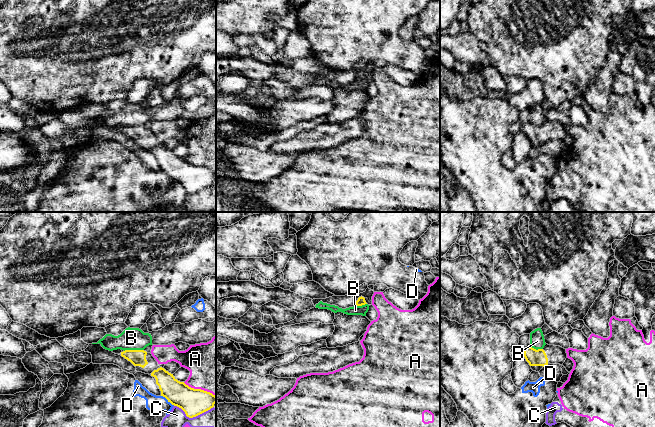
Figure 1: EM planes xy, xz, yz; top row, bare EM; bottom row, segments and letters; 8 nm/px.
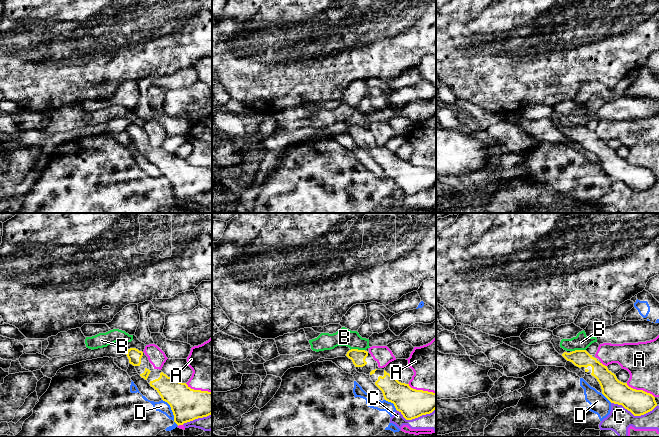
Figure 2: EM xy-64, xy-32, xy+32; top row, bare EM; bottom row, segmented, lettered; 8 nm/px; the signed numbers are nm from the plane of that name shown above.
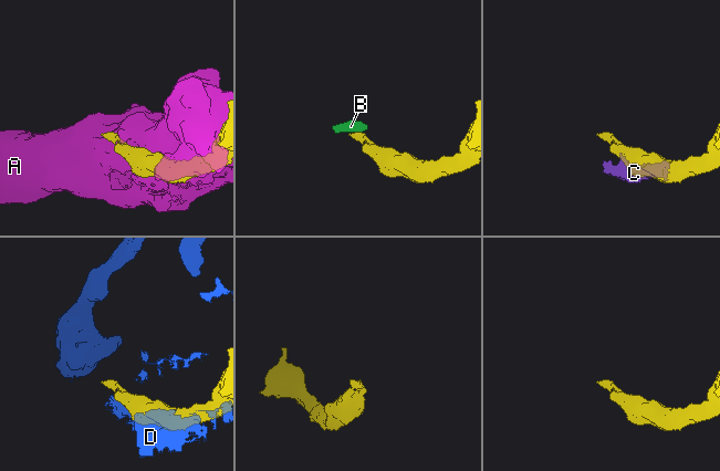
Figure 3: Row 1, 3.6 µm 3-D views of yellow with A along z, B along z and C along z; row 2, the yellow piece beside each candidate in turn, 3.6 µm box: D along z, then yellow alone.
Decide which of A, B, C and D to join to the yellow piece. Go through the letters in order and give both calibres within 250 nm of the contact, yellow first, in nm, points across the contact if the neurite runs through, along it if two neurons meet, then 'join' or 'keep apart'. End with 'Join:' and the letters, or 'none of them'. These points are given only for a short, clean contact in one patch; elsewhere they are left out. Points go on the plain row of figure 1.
A: 220/420 nm | keep apart
B: 130/180 nm | keep apart
C: 220/170 nm | keep apart
D: 220/130 nm | along xy (161, 171), (174, 181) | keep apart
Join: none of them

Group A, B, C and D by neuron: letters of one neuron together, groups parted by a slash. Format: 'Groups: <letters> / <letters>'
Groups: A C / B / D

